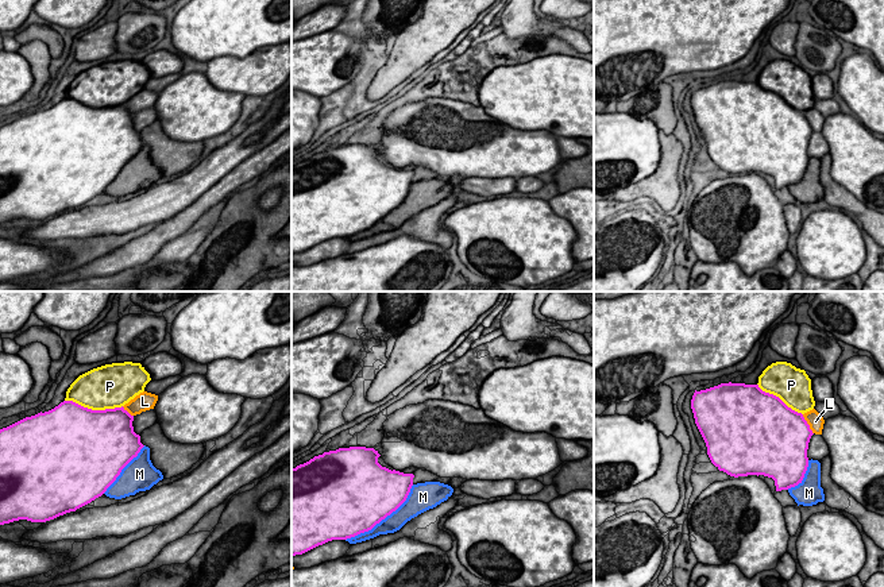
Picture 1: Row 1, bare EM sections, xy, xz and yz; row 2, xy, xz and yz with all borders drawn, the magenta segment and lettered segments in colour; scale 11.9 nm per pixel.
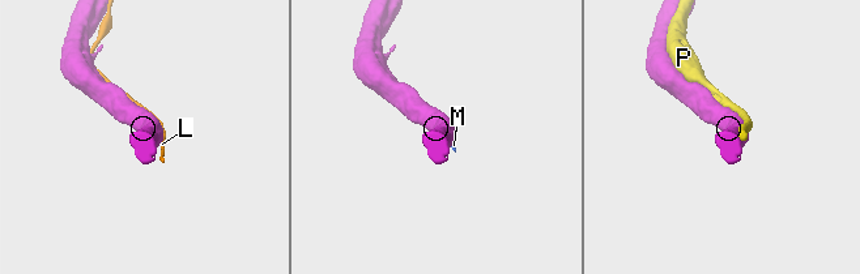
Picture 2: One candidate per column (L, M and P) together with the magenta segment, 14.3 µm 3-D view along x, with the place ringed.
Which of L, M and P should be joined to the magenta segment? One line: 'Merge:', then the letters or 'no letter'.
Merge: no letter

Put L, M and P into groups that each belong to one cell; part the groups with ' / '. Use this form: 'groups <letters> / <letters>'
groups L / M / P

